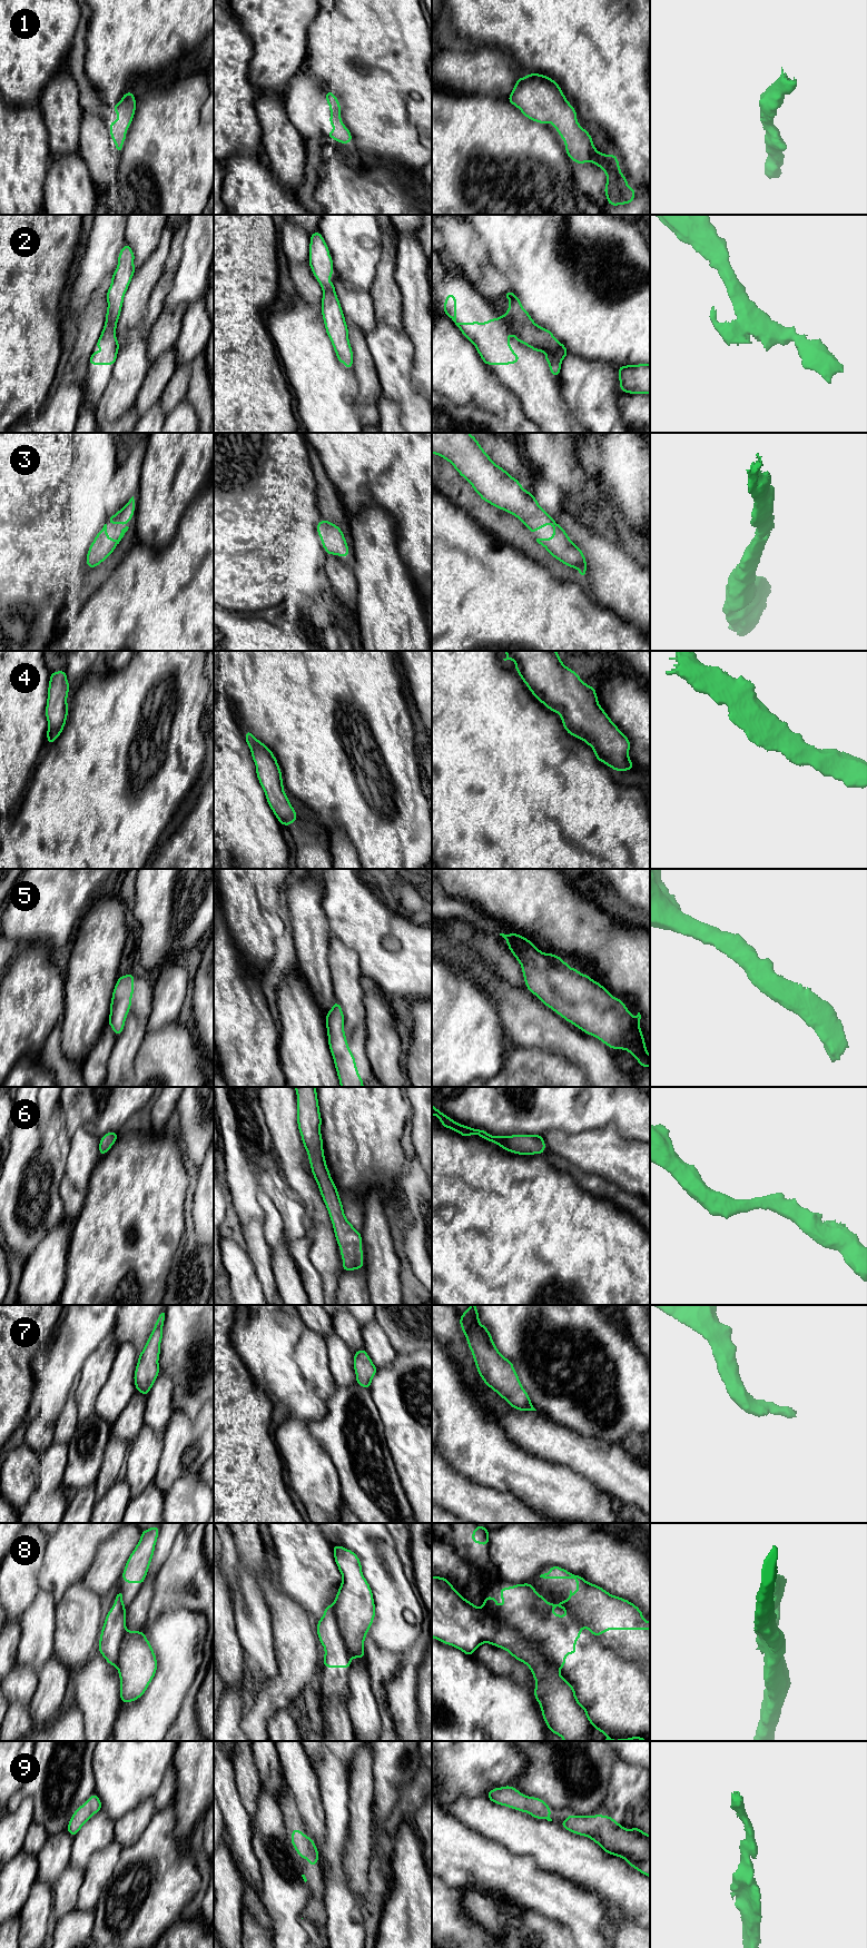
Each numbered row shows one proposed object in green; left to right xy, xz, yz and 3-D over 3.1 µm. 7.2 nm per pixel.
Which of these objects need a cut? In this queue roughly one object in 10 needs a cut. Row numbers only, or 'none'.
2, 8

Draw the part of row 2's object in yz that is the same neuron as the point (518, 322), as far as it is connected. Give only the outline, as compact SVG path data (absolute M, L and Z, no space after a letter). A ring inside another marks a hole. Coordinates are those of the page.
M512 289L503 297L510 299L510 305L508 312L501 317L502 325L505 326L509 334L514 335L516 342L531 347L533 352L544 352L550 373L558 378L561 363L569 354L566 347L558 342L549 329L533 322Z

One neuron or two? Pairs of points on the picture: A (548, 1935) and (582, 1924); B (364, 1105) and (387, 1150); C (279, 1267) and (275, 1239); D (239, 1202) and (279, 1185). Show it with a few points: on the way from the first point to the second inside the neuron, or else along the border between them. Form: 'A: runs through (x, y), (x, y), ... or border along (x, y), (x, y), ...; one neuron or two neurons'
A: border along (545, 1916), (565, 1925), (574, 1936); two neurons
B: runs through (364, 1116), (364, 1127), (376, 1139); one neuron
C: runs through (279, 1261), (278, 1246); one neuron
D: runs through (249, 1192), (255, 1186), (269, 1185); one neuron

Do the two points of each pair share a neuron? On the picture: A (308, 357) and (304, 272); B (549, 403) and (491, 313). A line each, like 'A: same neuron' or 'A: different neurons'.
A: same neuron
B: same neuron

